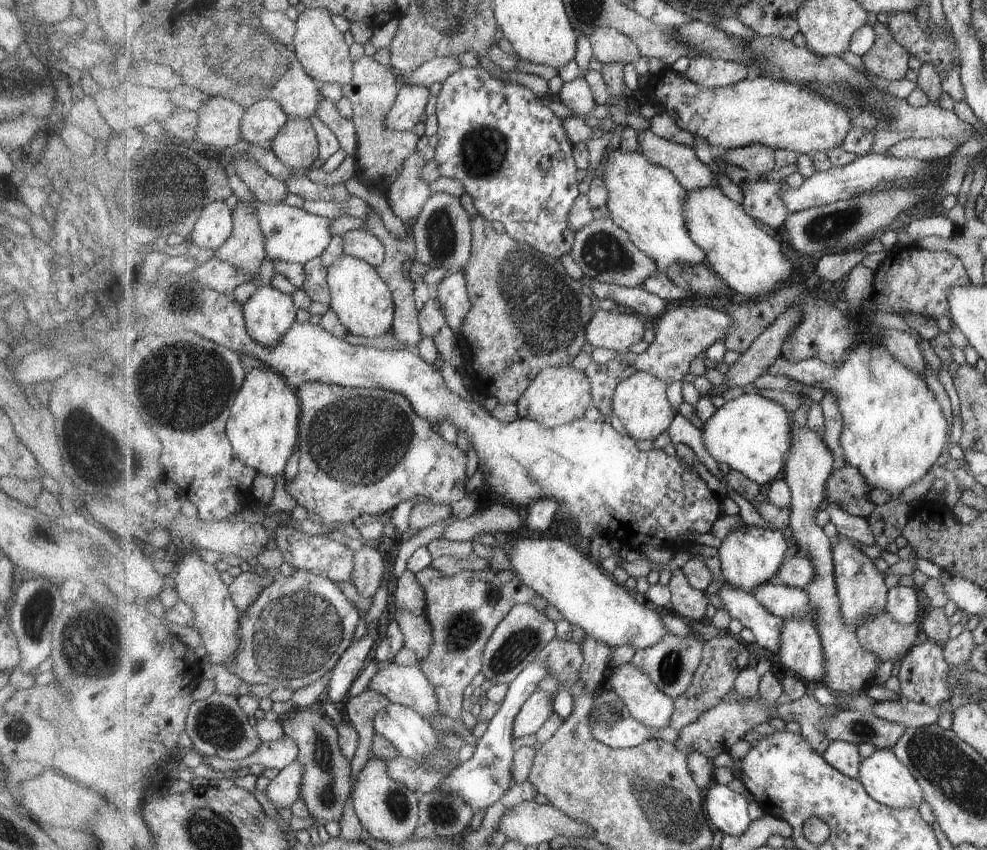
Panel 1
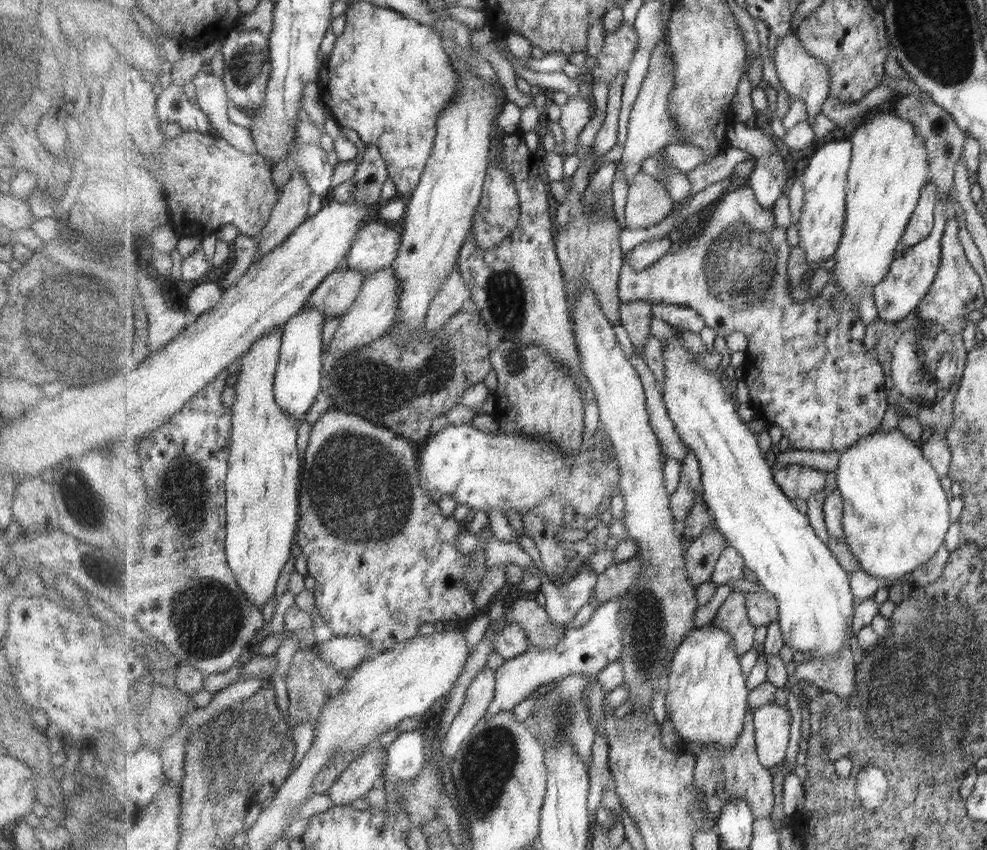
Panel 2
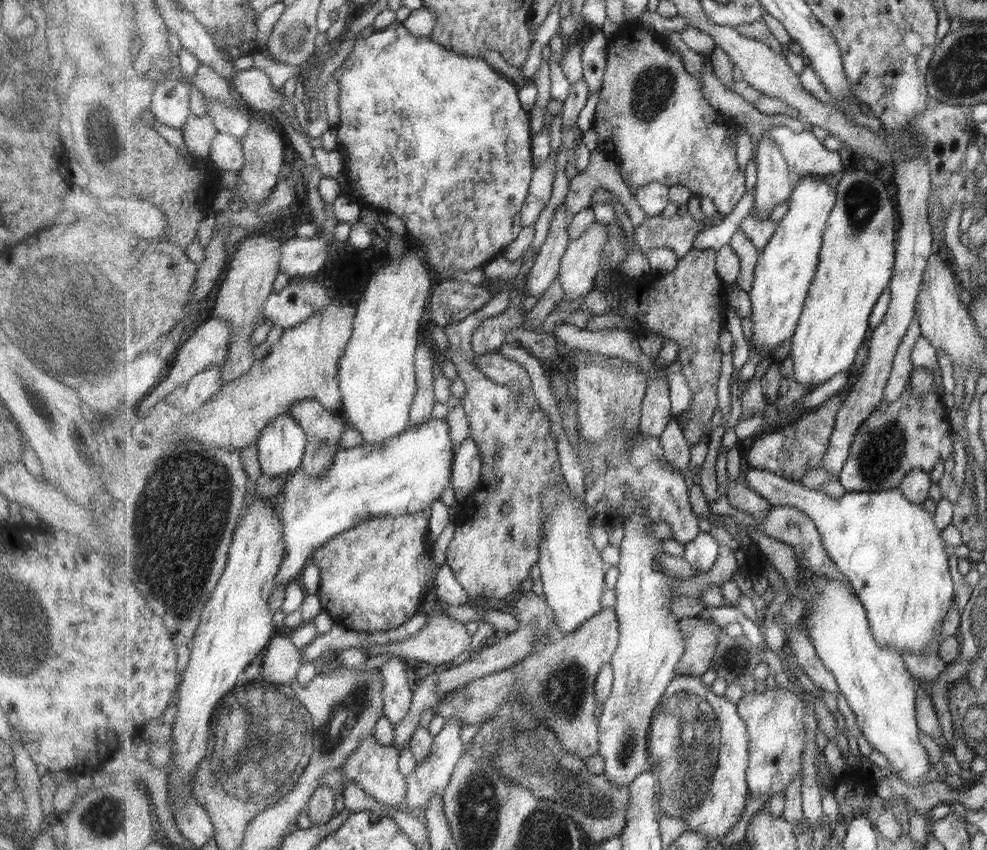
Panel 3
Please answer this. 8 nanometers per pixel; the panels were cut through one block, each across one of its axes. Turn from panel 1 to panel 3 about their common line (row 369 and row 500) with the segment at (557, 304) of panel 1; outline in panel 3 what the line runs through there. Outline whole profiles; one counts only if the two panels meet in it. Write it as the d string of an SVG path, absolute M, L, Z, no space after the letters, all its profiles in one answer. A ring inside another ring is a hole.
M536 256L524 260L515 276L515 283L506 282L505 290L501 290L495 298L491 299L481 310L474 312L465 321L451 324L445 328L448 342L450 343L450 359L457 369L458 377L461 377L467 388L467 395L459 401L463 406L469 424L471 424L471 438L478 443L482 452L482 484L475 493L463 499L463 510L451 521L455 525L455 534L451 541L446 562L451 565L457 580L461 586L477 601L487 597L509 598L513 592L520 590L521 582L531 577L531 569L539 562L541 542L545 536L545 509L543 509L543 492L549 488L559 486L559 482L565 484L565 476L562 475L562 464L559 459L559 443L557 435L551 430L551 419L539 405L539 400L534 390L526 390L525 394L514 394L510 386L504 386L487 377L475 364L472 356L473 332L487 318L503 314L509 308L511 302L511 290L515 286L521 286L526 280Z

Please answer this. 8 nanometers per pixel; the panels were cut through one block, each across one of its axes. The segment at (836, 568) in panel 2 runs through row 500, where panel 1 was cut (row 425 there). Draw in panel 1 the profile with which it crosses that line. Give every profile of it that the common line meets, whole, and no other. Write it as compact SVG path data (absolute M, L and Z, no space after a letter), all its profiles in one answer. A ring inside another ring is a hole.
M749 390L738 399L727 401L705 423L702 431L705 444L712 454L712 458L719 464L728 464L732 469L745 474L761 486L769 486L781 474L786 466L787 457L792 447L792 433L795 431L793 414L791 414L779 401L767 398L760 392Z

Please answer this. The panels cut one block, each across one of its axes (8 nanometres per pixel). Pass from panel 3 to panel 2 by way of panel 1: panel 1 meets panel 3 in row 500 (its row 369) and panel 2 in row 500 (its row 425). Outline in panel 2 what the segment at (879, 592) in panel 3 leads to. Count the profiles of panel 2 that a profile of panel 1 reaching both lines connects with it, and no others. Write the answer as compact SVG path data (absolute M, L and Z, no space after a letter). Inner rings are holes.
M899 428L895 430L875 430L873 434L867 434L859 439L853 446L850 446L844 451L841 458L839 469L835 471L837 478L837 489L841 489L841 494L844 500L844 513L843 513L843 530L845 530L845 540L843 540L849 547L850 552L855 556L856 560L860 563L860 567L869 572L875 578L887 580L888 582L901 583L908 582L909 576L921 566L929 562L939 548L945 542L947 530L951 526L949 520L949 494L942 485L942 477L935 471L932 463L923 455L922 447L919 447L917 442L911 441L908 437L903 436Z

